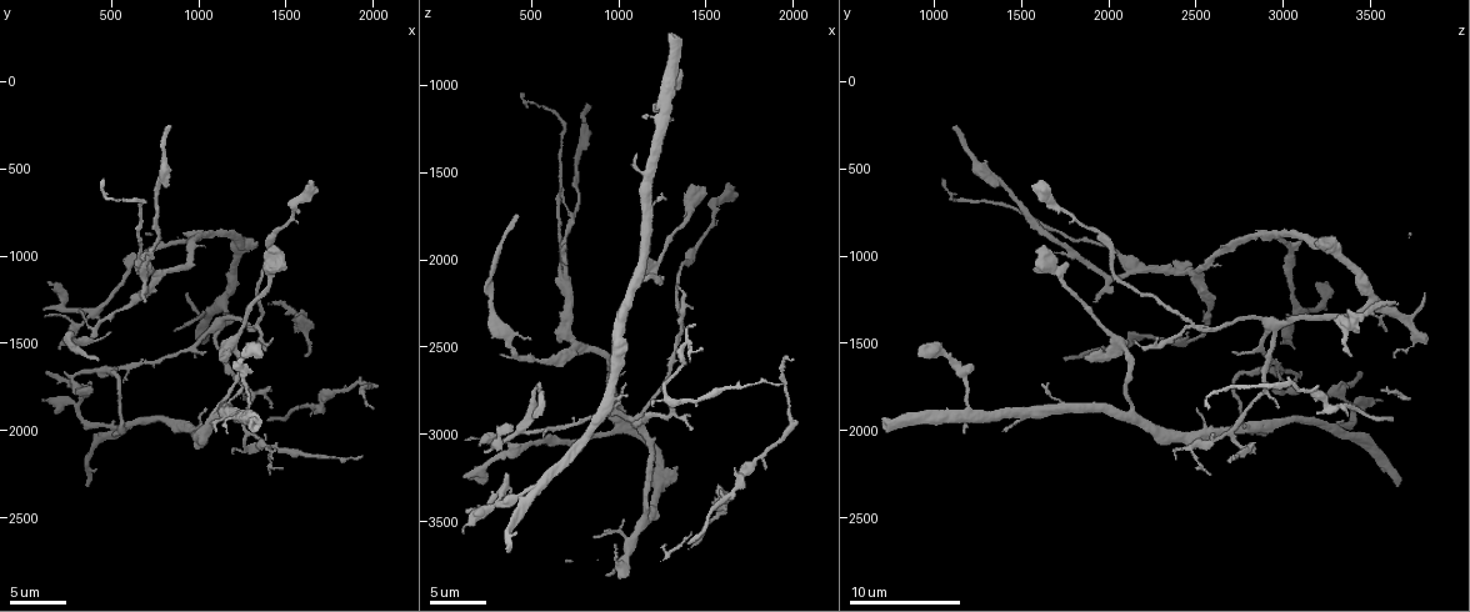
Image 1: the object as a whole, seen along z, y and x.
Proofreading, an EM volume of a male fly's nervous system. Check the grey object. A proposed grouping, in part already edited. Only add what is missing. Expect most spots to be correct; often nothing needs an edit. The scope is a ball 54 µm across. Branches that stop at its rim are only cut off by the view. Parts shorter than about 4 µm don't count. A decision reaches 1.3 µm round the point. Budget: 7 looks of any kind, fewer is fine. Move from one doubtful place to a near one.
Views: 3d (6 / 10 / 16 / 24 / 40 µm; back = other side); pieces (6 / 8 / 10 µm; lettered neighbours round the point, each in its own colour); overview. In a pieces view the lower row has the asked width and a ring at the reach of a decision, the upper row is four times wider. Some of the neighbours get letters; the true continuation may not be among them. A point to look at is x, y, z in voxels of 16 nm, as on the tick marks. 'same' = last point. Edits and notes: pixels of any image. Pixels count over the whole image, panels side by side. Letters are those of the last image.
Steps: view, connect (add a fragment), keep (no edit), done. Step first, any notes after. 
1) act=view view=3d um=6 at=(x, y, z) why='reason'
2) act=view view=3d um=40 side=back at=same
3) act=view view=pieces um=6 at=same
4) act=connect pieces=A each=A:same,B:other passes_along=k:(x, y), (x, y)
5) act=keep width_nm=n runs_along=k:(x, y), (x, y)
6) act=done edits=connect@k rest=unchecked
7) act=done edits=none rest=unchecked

act=view view=pieces um=8 at=(700, 1240, 1900) why='an open end'

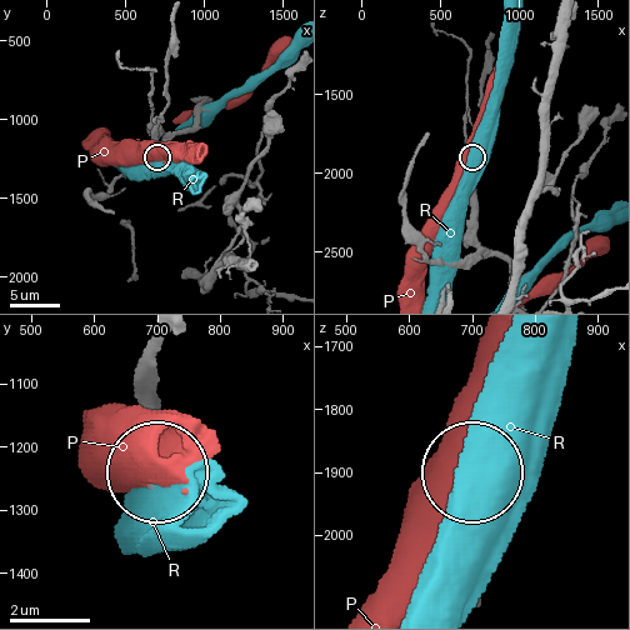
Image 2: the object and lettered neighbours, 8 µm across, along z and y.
act=keep each=P:other,R:other found='no lettered fragment goes on from it'

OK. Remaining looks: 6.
act=view view=pieces um=10 at=(400, 1580, 1760) why='long arm stops here'

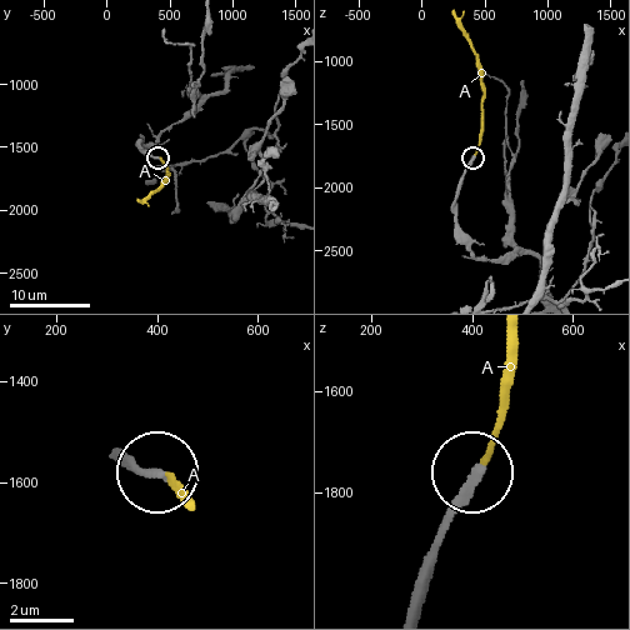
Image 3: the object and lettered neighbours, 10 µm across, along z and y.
act=connect pieces=A each=A:same found='the neuron continues'

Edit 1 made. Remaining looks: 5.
act=view view=pieces um=10 at=(1260, 1740, 1660) why='thin end'

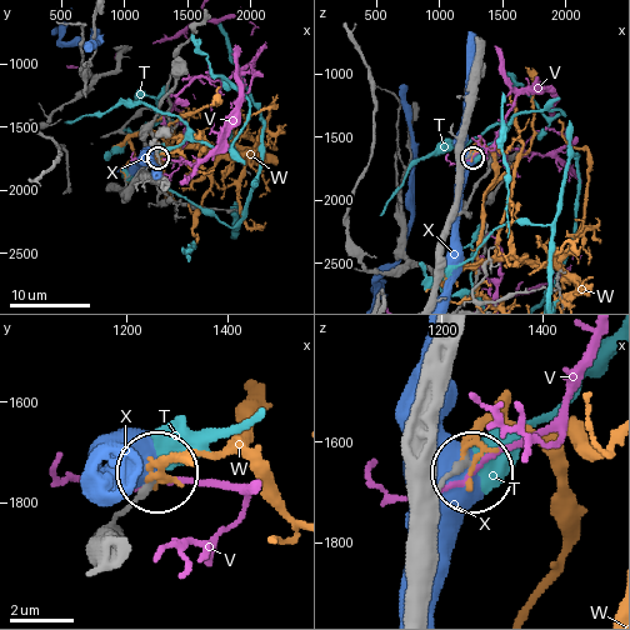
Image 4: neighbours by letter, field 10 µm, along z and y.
act=keep each=T:other,V:other,W:other,X:other runs_along=4:(408, 605), (410, 524), (450, 474), (469, 468) found='no lettered fragment goes on from it'

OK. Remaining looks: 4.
act=view view=pieces um=8 at=(1160, 1600, 1880) why='free end'

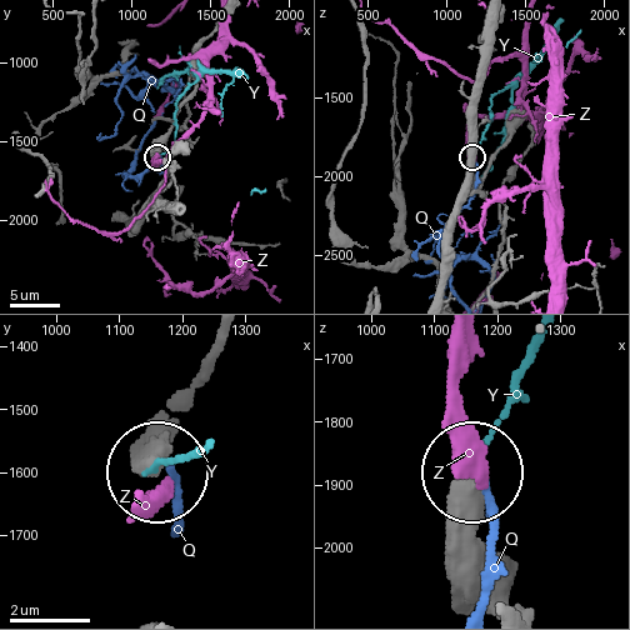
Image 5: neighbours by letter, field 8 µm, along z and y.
act=keep each=Q:other,Y:other,Z:other found='no lettered fragment goes on from it'

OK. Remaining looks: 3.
act=done edits=connect@3 rest=unchecked

